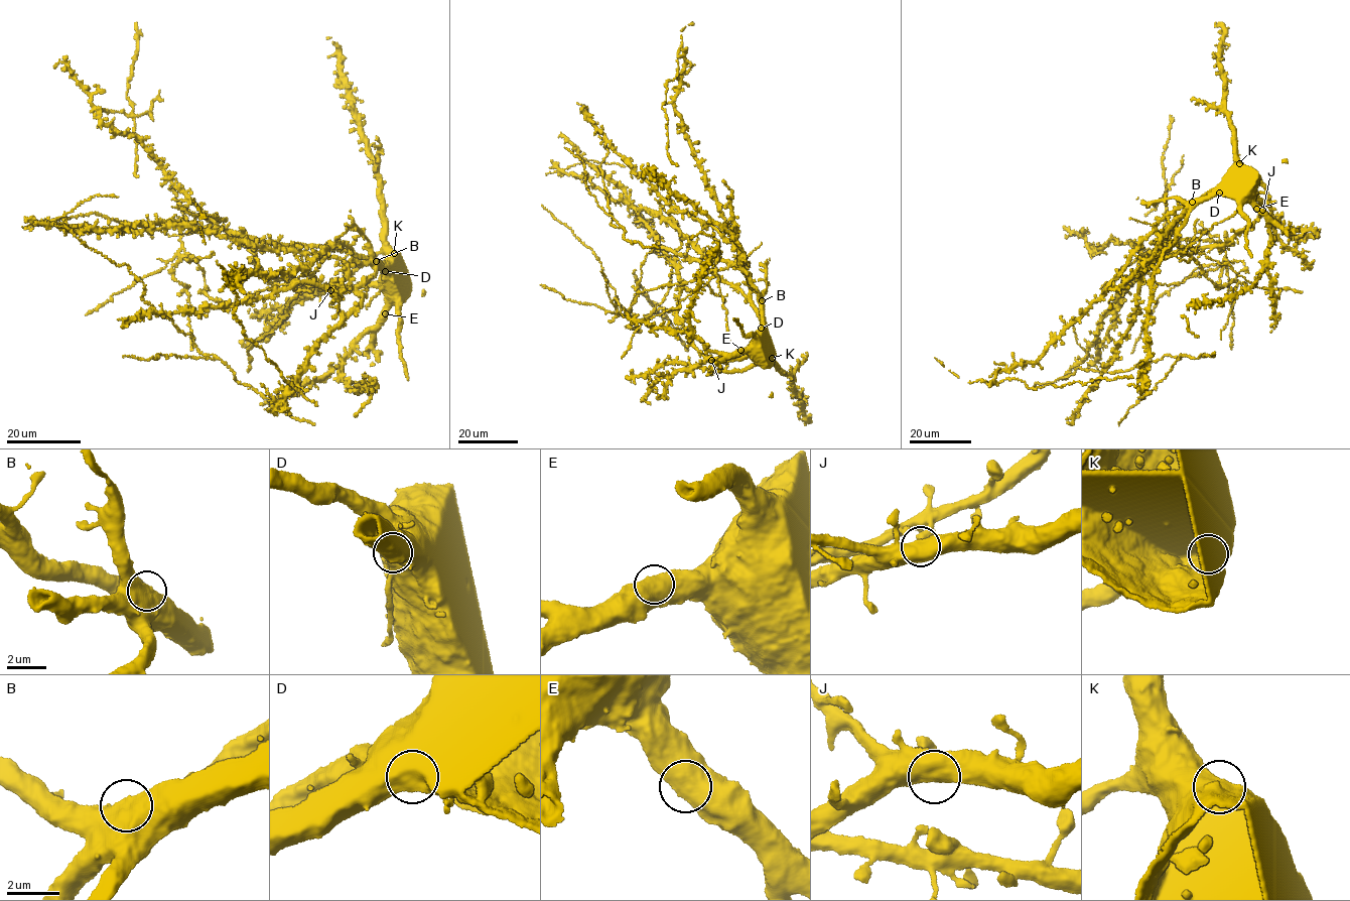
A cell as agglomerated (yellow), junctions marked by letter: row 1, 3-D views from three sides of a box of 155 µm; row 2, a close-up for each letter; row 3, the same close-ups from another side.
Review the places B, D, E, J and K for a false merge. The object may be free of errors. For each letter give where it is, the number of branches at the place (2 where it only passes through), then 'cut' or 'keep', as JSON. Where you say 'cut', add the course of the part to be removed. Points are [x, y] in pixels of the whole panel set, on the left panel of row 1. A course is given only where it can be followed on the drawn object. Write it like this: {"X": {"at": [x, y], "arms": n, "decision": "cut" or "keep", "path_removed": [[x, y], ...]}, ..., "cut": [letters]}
{"B": {"at": [376, 261], "arms": 1, "decision": "keep"}, "D": {"at": [385, 271], "arms": 1, "decision": "cut"}, "E": {"at": [385, 313], "arms": 1, "decision": "keep"}, "J": {"at": [330, 290], "arms": 1, "decision": "keep"}, "K": {"at": [394, 253], "arms": 1, "decision": "keep"}, "cut": ["D"]}

